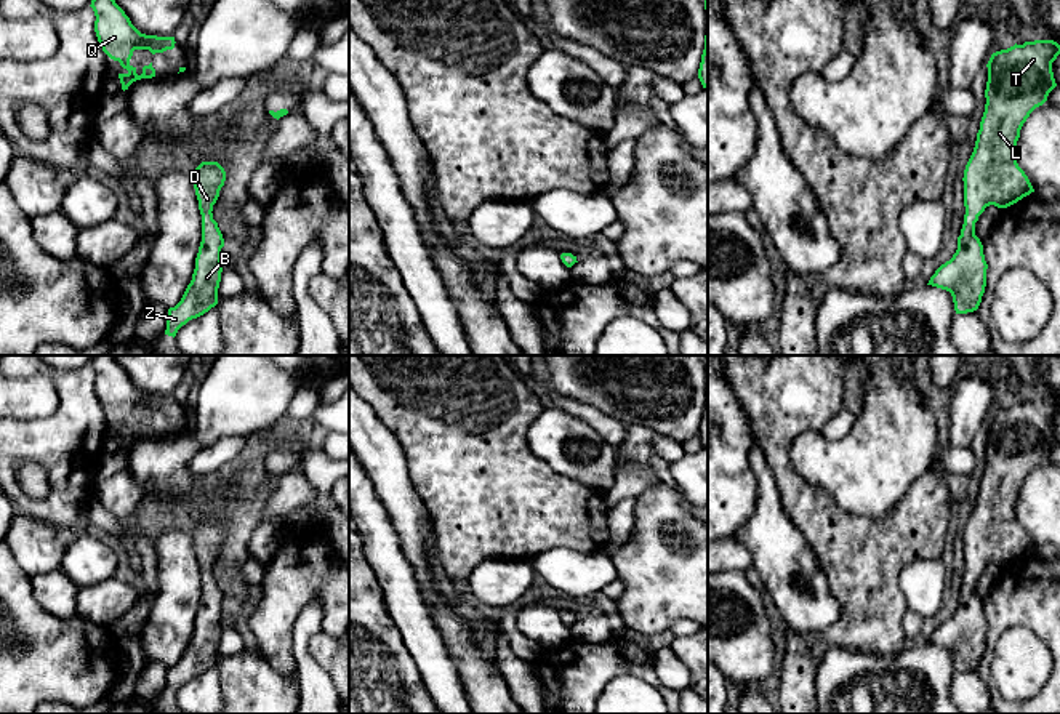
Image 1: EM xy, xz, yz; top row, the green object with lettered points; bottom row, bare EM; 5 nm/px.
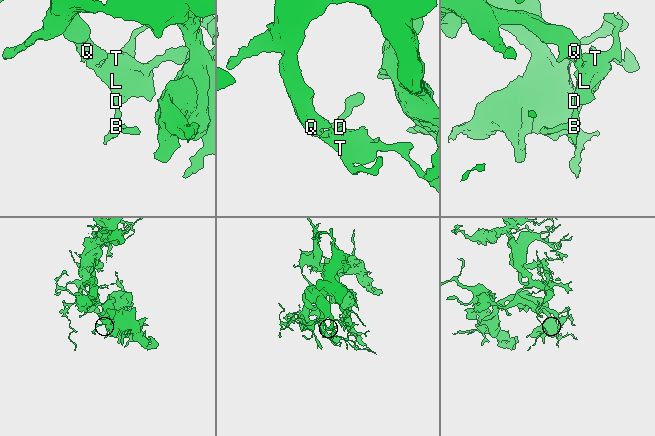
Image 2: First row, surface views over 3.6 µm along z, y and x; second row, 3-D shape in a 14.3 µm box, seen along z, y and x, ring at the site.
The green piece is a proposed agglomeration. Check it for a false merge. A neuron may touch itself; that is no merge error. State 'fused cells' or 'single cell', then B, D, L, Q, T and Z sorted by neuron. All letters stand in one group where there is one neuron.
single cell | B D L Q T Z

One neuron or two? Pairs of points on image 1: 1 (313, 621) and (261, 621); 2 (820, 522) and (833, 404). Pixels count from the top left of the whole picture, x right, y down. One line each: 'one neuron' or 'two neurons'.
1: two neurons
2: one neuron

